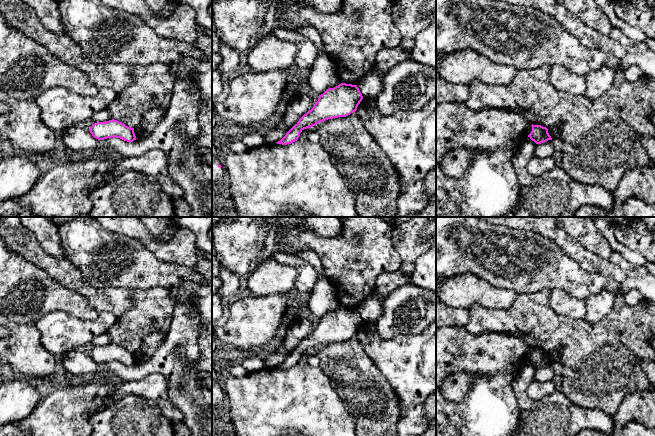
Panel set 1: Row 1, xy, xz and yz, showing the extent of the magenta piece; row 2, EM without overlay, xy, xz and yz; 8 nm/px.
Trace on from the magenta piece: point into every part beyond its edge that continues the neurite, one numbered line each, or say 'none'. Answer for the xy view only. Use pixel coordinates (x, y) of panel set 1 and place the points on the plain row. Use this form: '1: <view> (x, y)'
none

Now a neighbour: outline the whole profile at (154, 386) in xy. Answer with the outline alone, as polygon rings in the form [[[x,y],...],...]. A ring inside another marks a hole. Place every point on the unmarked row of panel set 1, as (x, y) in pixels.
[[[153,373],[142,380],[116,383],[116,392],[105,400],[104,407],[114,404],[126,395],[137,395],[154,401],[161,413],[172,422],[183,421],[182,412],[173,405],[168,397],[168,384],[166,378]]]

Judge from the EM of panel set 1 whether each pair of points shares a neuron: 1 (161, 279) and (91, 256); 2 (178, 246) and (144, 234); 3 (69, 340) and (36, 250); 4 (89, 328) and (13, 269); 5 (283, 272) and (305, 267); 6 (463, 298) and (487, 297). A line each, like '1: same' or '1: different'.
1: same
2: same
3: different
4: different
5: different
6: same

